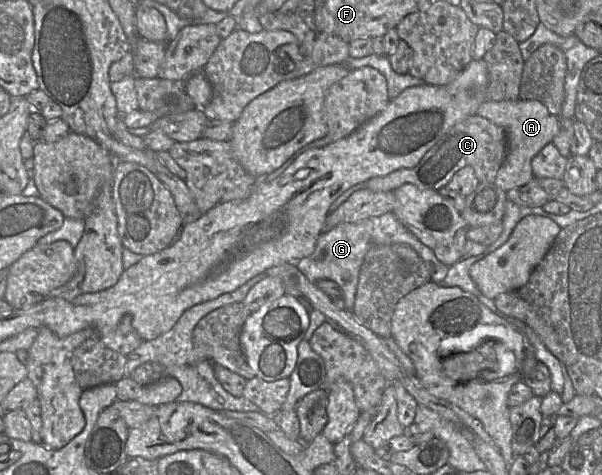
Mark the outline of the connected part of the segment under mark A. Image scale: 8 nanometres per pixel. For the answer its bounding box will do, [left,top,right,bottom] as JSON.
[476,98,560,192]

